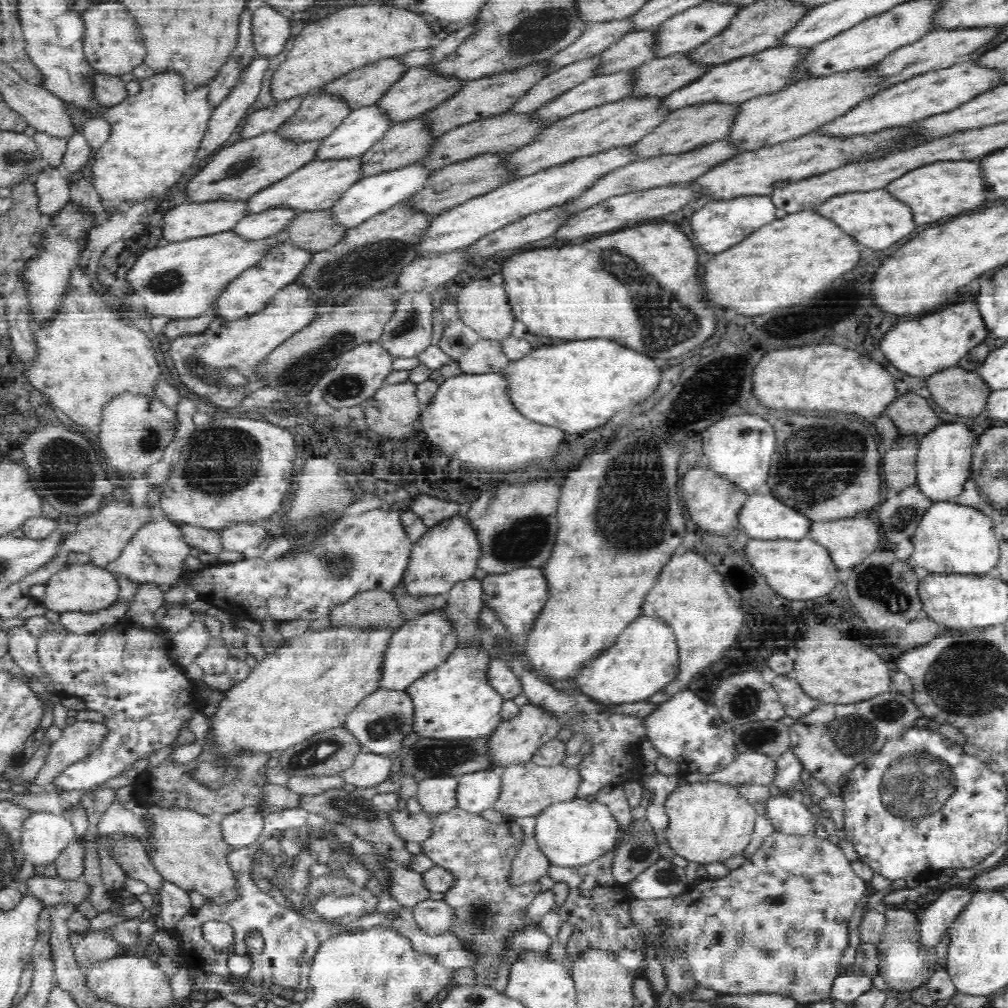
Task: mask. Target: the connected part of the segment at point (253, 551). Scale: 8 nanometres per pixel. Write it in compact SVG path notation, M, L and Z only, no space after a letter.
M232 521L219 530L223 549L240 552L245 559L259 557L259 545L267 535L266 529L259 522Z

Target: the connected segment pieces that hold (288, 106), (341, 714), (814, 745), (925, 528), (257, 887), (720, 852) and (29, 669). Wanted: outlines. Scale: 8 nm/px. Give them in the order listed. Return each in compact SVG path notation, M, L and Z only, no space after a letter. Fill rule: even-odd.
M295 96L288 100L277 101L274 106L254 111L247 116L240 138L250 138L262 132L278 129L301 107L302 101L302 96Z
M340 623L320 630L306 631L287 639L282 646L270 650L266 658L253 664L252 671L243 680L226 691L220 707L212 716L214 734L223 750L258 749L265 752L284 750L314 736L317 732L345 724L345 718L361 700L380 687L385 668L386 650L395 633L392 625L356 627Z
M886 690L848 704L821 703L816 710L812 710L797 719L796 724L790 726L791 750L802 760L804 767L812 773L812 778L820 783L843 783L846 771L852 770L866 758L879 752L891 739L904 734L916 726L914 722L923 714L914 701L911 702L906 694L900 691Z
M952 500L936 501L922 515L911 536L915 567L926 568L931 574L955 575L995 572L999 559L1000 537L994 521L970 505Z
M296 806L266 816L263 834L265 838L261 842L250 843L238 849L232 848L226 855L227 865L235 878L234 900L220 902L205 896L202 906L191 906L172 928L174 936L182 942L182 956L188 960L187 965L191 969L200 968L205 973L220 974L223 981L233 984L249 982L261 985L264 982L266 985L278 984L286 990L293 988L296 992L304 992L308 986L311 960L321 940L337 934L338 930L341 932L343 929L358 927L367 929L376 925L397 928L413 940L418 951L438 956L441 963L446 966L456 968L471 966L470 955L462 950L461 944L452 934L448 931L434 934L422 929L414 917L414 908L404 907L396 898L391 897L393 872L388 865L391 860L378 851L374 842L361 838L352 828L342 823L333 824L319 815L315 816ZM310 884L314 884L316 888L306 890L306 896L314 892L316 898L304 904L302 900L305 896L302 889L307 886L310 888ZM207 920L228 922L232 926L234 940L227 951L218 952L216 947L204 938L202 924ZM254 929L261 932L265 942L264 950L259 955L249 954L244 943L248 932ZM231 954L242 956L249 954L251 967L246 976L237 977L229 971L226 960Z
M680 782L666 799L664 811L669 819L669 828L664 838L672 850L688 861L700 864L719 863L732 856L743 854L743 850L750 844L757 818L754 805L736 787L720 782Z
M24 625L8 627L5 631L8 639L7 652L27 674L36 676L45 684L42 679L37 656L35 655L36 636L34 636Z

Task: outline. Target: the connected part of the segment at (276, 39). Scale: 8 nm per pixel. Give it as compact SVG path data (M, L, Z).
M264 3L251 15L251 31L256 52L268 60L284 52L290 38L290 21Z

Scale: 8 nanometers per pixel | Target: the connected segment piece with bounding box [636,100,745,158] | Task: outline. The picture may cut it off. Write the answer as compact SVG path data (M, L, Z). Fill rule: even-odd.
M702 101L679 109L670 114L654 132L636 142L641 158L684 152L707 142L728 137L738 122L745 102L741 101Z

